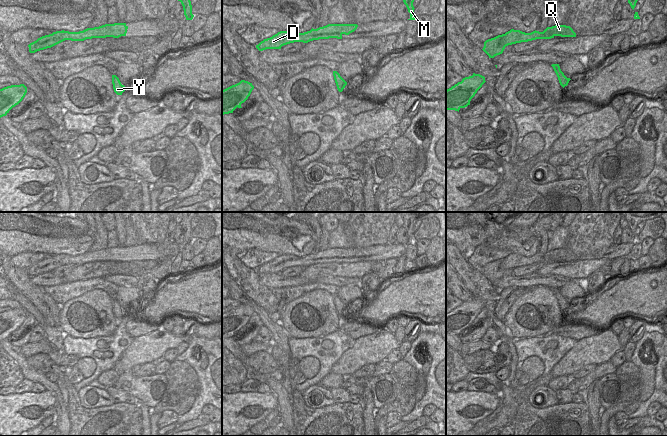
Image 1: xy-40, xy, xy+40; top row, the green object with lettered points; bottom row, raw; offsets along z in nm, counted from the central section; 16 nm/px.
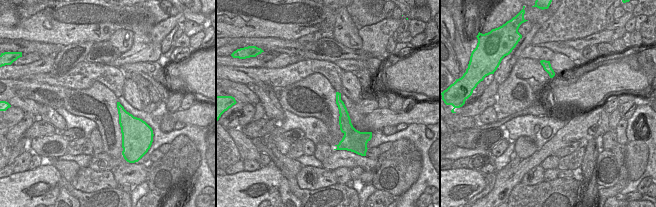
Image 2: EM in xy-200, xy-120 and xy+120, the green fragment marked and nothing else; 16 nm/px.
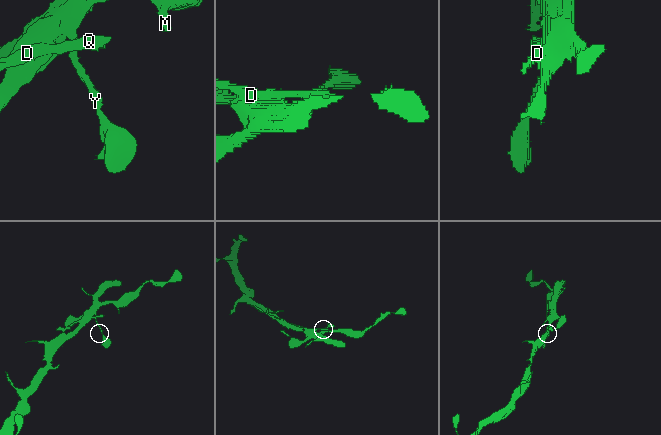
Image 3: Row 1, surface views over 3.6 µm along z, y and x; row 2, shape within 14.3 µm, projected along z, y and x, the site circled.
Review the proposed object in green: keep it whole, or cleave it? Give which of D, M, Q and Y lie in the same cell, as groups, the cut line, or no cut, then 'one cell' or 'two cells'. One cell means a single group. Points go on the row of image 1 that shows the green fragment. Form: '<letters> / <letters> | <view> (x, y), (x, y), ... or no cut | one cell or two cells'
D M Q Y | no cut | one cell

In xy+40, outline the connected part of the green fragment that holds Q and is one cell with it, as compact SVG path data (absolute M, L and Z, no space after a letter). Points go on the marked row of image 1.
M555 25L547 27L543 32L535 30L531 33L511 29L505 34L486 40L482 50L489 56L489 58L494 58L495 56L502 54L505 47L508 45L536 39L551 39L555 36L576 37L576 33L570 26L566 25Z

